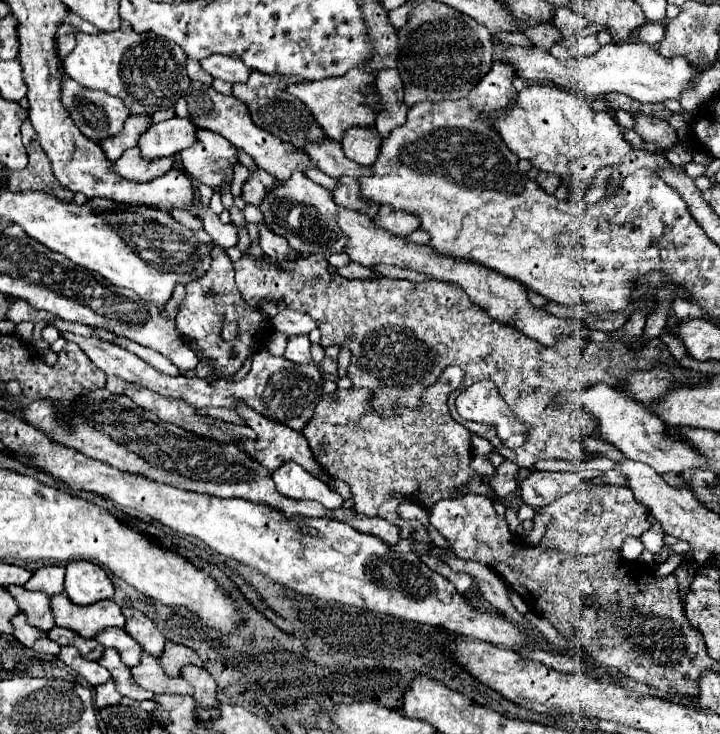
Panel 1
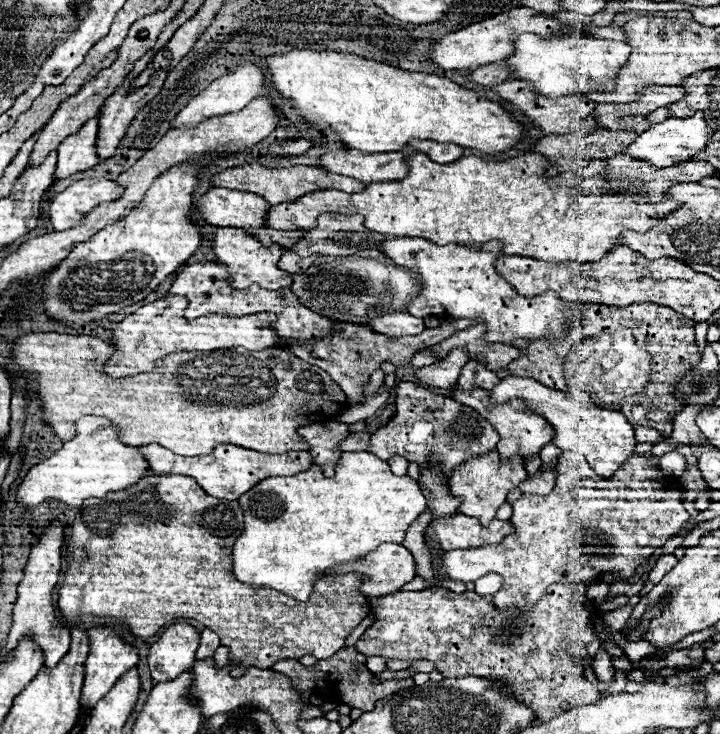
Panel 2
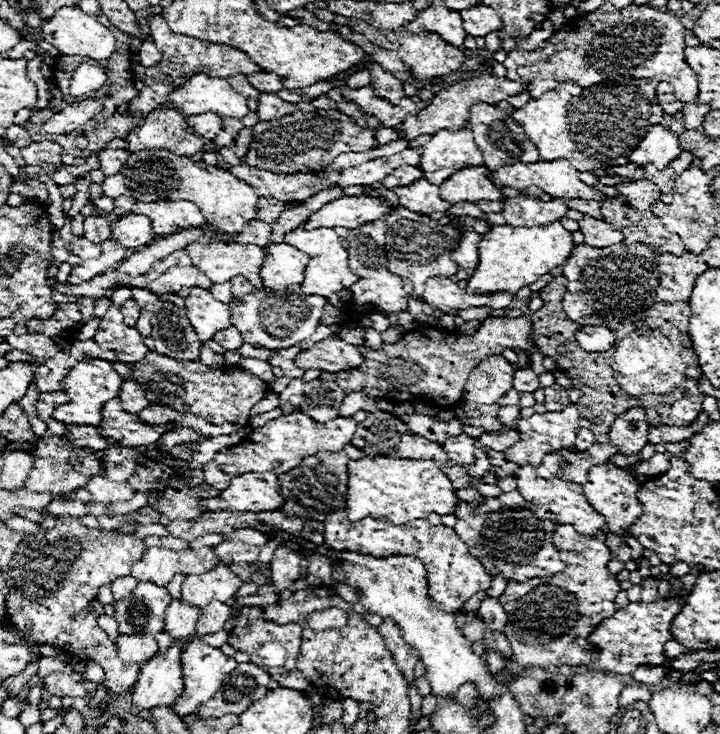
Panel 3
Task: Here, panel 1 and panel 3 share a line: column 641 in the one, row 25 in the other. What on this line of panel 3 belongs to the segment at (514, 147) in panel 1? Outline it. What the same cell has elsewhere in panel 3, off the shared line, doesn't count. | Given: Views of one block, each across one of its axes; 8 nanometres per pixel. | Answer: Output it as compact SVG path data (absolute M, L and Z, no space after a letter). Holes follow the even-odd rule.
M146 16L148 24L150 24L150 36L152 42L158 46L158 50L164 54L160 64L154 68L146 68L146 76L144 76L144 88L140 90L138 98L130 102L130 112L152 112L154 108L162 106L168 102L168 94L184 84L192 74L198 72L206 72L208 76L234 76L234 74L252 74L252 72L260 72L260 66L256 62L252 62L242 50L236 50L232 46L226 44L212 44L206 40L196 40L190 36L182 36L176 34L168 28L166 20L162 16Z

